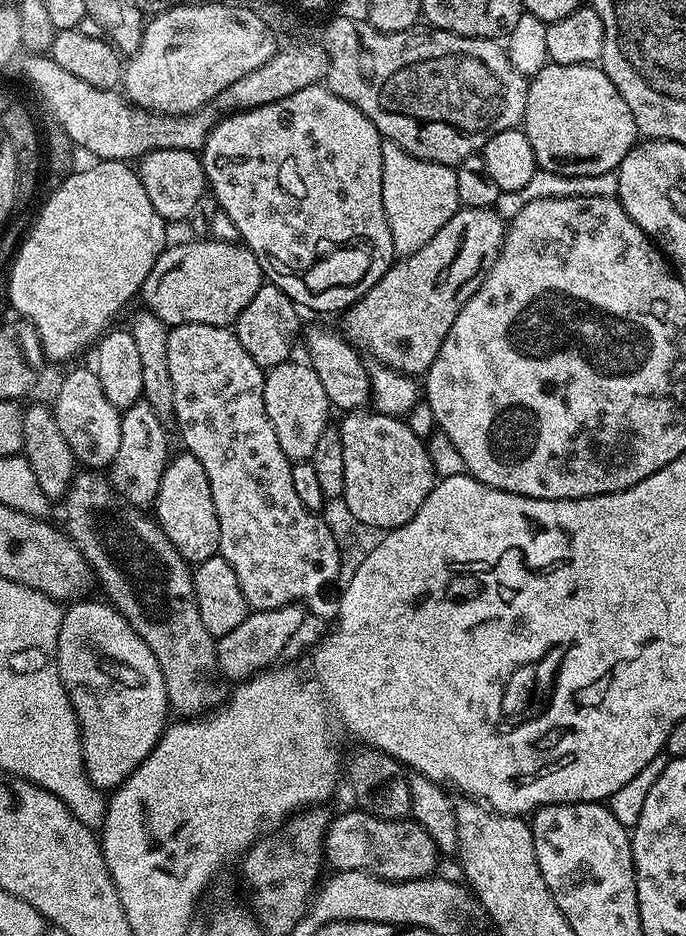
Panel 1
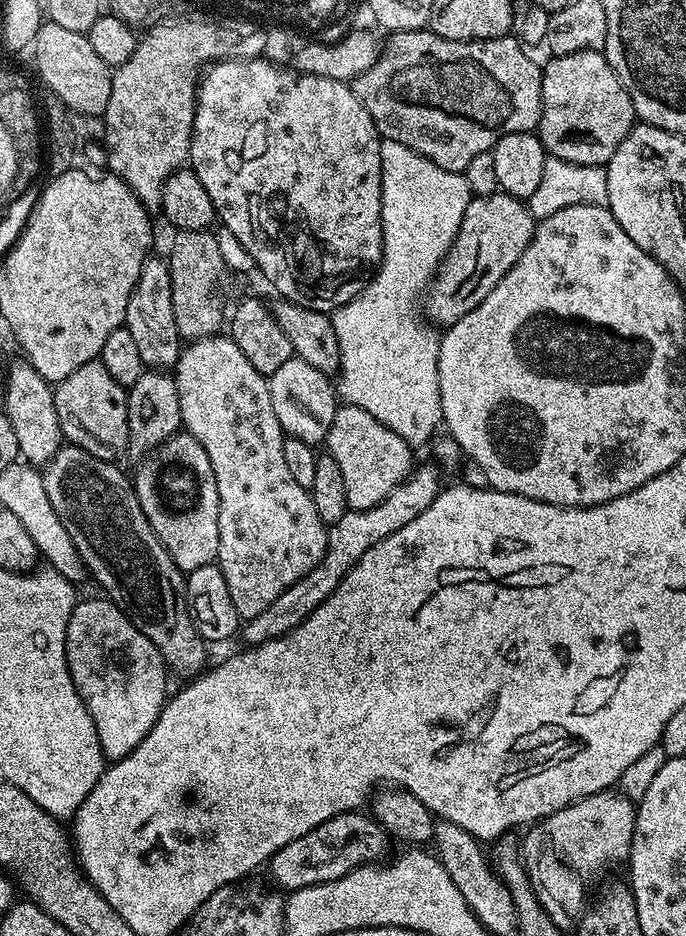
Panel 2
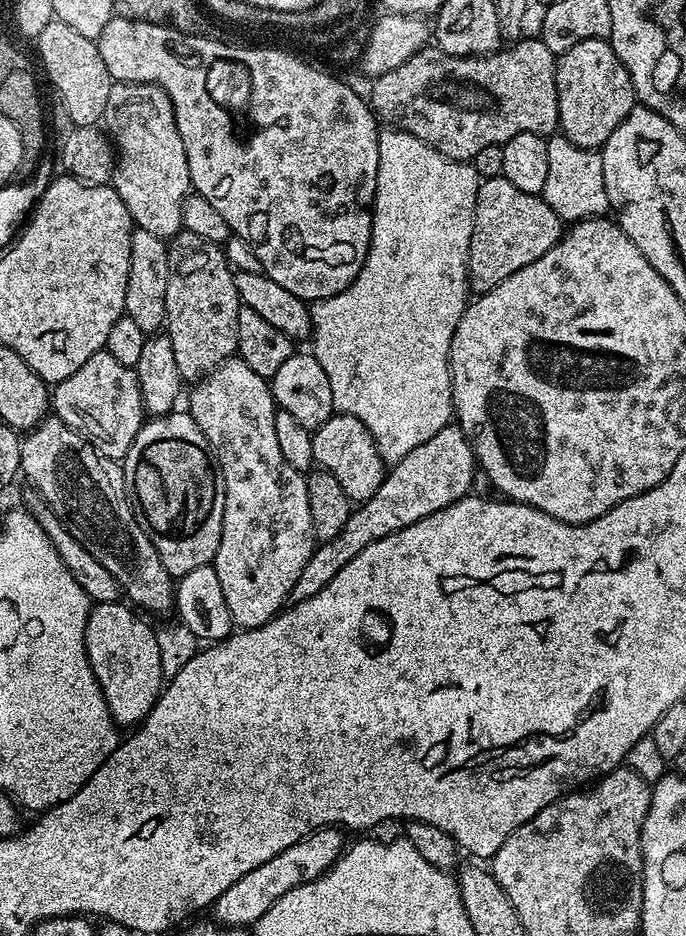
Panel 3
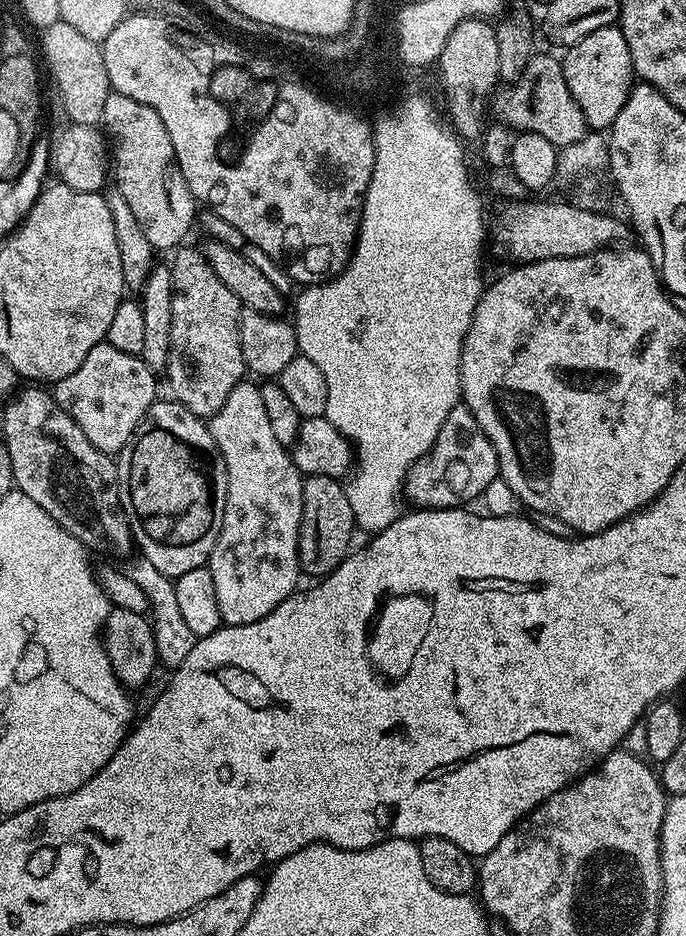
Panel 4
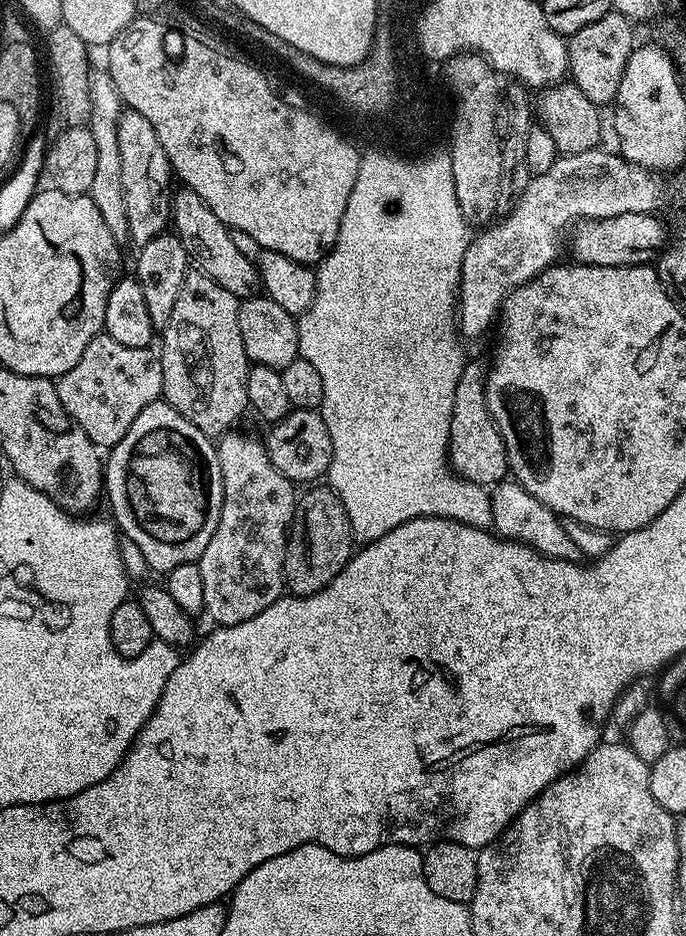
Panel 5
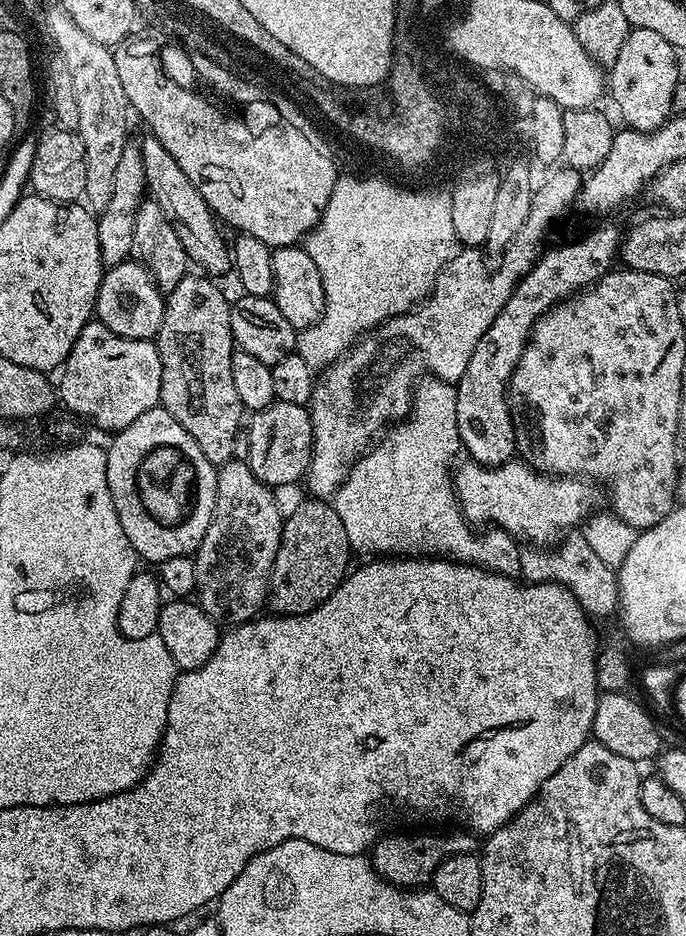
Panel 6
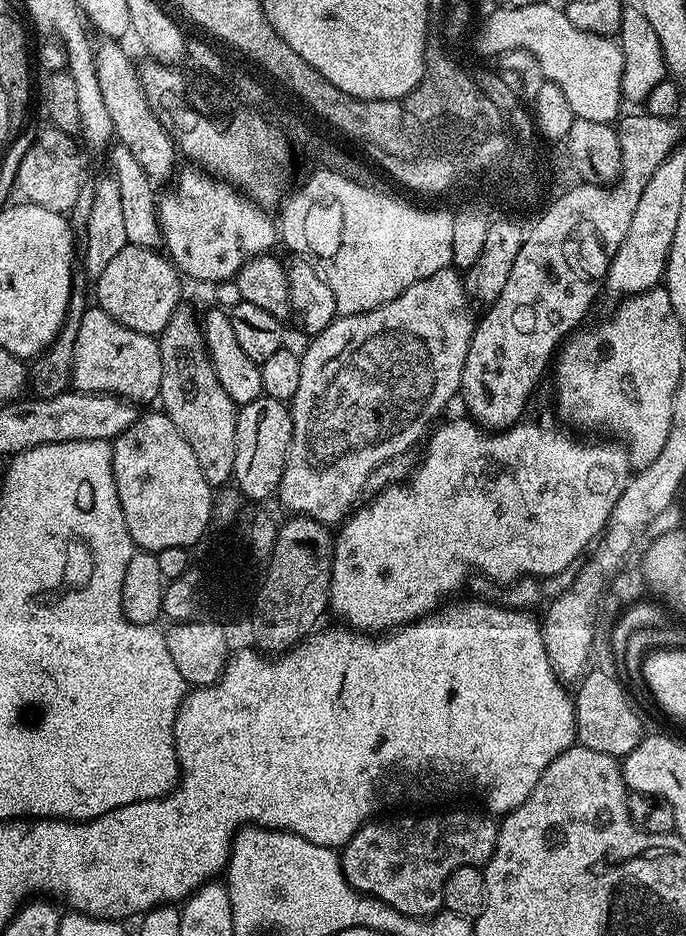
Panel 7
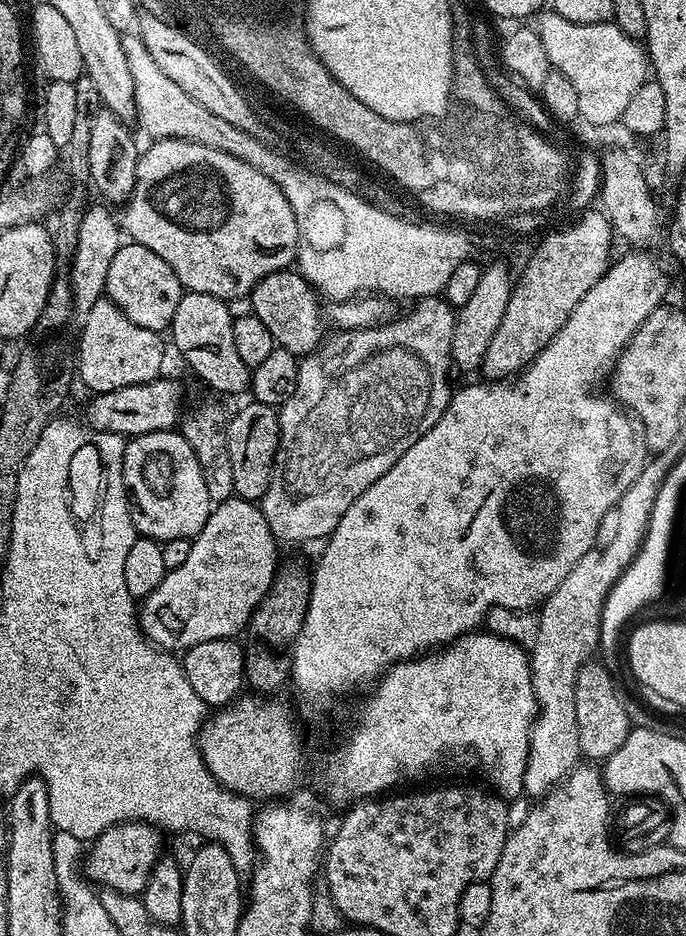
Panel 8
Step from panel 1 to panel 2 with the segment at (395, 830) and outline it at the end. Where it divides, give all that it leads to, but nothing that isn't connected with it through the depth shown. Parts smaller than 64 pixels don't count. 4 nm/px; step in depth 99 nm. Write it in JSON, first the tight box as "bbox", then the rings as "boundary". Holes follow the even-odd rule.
{"bbox":[266,810,390,894],"boundary":[[[360,810],[343,812],[322,822],[302,838],[294,838],[294,842],[282,846],[282,850],[272,855],[266,868],[267,871],[272,871],[272,880],[277,884],[273,885],[291,894],[311,884],[334,882],[347,872],[352,872],[369,862],[383,861],[389,855],[388,844],[390,845],[388,833],[372,819],[371,815]]]}

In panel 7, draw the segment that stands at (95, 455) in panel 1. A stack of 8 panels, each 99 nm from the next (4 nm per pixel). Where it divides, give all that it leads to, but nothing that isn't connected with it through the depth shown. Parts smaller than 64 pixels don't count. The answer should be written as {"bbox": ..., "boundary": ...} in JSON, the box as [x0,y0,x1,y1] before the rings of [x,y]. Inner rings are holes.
{"bbox":[71,306,162,402],"boundary":[[[99,306],[85,307],[80,314],[78,338],[74,342],[71,387],[78,392],[107,392],[133,402],[155,401],[162,382],[162,354],[157,337],[122,326]]]}

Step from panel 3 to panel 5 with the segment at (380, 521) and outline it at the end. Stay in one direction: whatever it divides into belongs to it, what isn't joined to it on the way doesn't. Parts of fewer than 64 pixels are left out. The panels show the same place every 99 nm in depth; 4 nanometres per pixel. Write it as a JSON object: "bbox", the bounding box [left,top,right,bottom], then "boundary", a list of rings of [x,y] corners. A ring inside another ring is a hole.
{"bbox":[448,363,510,486],"boundary":[[[465,363],[462,378],[458,378],[458,390],[454,394],[448,454],[450,467],[461,480],[467,480],[470,484],[495,486],[509,475],[510,469],[502,434],[496,429],[486,402],[485,379],[485,365]]]}

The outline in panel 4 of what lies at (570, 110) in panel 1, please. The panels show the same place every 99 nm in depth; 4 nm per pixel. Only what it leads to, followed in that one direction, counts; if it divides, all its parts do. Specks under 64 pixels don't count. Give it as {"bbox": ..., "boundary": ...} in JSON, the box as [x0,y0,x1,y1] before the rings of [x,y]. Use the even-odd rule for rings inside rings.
{"bbox":[562,26,634,129],"boundary":[[[619,26],[594,30],[594,34],[586,34],[582,42],[571,45],[562,56],[564,77],[570,94],[574,94],[574,102],[578,102],[578,110],[586,118],[589,129],[611,129],[614,118],[618,118],[618,110],[626,106],[626,98],[634,87],[632,59],[626,38]]]}

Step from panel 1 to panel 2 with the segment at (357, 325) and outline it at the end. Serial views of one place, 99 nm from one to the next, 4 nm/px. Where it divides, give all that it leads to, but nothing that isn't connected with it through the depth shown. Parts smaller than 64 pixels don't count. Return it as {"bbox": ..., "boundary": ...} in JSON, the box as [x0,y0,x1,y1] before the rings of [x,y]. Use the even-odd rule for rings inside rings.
{"bbox":[426,190,537,326],"boundary":[[[497,190],[488,196],[473,196],[472,201],[466,206],[462,226],[458,230],[450,250],[444,256],[443,264],[437,270],[432,283],[428,285],[426,293],[427,319],[433,325],[447,326],[458,322],[458,318],[470,314],[470,310],[477,308],[482,302],[482,298],[486,298],[486,294],[490,294],[490,290],[494,290],[494,286],[498,286],[498,282],[512,269],[514,262],[518,262],[518,258],[522,258],[522,250],[526,250],[536,225],[537,221],[533,219],[527,203],[510,194]]]}

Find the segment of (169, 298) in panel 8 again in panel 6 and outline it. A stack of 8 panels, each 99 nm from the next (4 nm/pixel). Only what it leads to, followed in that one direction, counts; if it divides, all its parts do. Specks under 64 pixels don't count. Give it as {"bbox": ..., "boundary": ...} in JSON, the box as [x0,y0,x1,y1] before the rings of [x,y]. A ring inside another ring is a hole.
{"bbox":[95,258,165,341],"boundary":[[[129,258],[107,269],[96,295],[95,319],[122,338],[155,341],[164,317],[165,293],[156,285],[151,272]]]}

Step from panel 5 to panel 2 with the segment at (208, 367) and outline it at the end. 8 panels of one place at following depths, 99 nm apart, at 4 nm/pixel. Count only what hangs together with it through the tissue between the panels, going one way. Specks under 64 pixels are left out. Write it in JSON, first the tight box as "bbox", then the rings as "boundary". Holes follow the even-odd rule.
{"bbox":[166,229,226,341],"boundary":[[[179,229],[172,240],[172,249],[166,253],[170,282],[172,283],[172,301],[174,302],[174,322],[178,322],[178,330],[185,341],[200,340],[204,336],[215,336],[225,327],[226,312],[220,309],[220,298],[216,291],[220,288],[220,279],[226,274],[223,260],[224,250],[219,248],[215,231]]]}

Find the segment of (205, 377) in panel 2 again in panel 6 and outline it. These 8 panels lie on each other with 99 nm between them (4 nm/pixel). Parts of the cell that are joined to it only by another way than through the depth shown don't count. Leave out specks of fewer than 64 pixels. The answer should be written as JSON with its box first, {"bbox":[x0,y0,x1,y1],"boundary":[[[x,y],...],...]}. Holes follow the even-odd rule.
{"bbox":[195,459,284,626],"boundary":[[[243,459],[219,465],[210,526],[195,550],[195,599],[211,620],[224,626],[247,624],[259,617],[268,599],[268,579],[278,554],[284,520],[276,505],[277,493],[263,484]]]}

